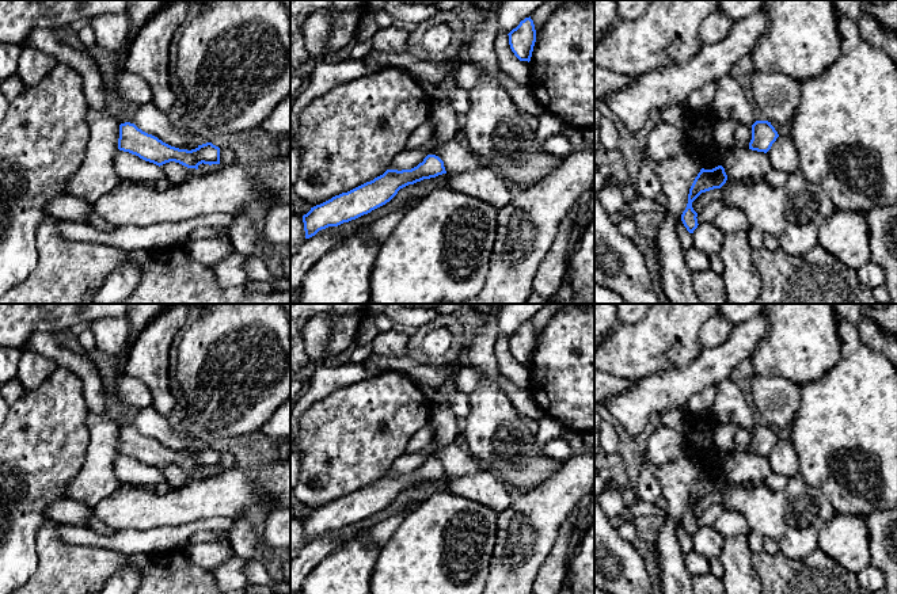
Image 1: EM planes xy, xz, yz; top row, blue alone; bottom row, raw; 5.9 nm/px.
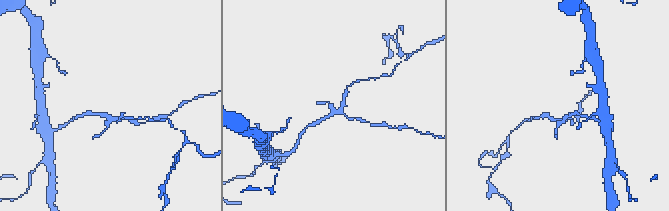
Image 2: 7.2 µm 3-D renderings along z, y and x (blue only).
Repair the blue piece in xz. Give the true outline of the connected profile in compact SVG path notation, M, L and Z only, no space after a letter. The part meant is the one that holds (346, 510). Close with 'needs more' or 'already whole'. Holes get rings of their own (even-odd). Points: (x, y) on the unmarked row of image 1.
M427 458L411 473L387 473L383 479L347 496L311 511L303 519L305 542L328 530L338 530L389 506L400 492L446 477L444 465L436 458Z | already whole

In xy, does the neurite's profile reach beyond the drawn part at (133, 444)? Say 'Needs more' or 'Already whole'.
Already whole

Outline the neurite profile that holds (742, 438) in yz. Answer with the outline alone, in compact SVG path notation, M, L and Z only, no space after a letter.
M738 429L734 437L736 450L738 452L749 452L749 446L752 443L752 429Z

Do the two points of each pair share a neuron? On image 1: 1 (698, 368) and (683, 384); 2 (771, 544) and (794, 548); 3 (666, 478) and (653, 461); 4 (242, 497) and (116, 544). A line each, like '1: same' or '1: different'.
1: same
2: different
3: different
4: different

